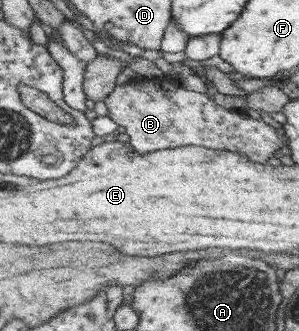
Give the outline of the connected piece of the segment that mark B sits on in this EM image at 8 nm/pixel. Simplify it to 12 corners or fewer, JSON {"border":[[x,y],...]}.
{"border":[[133,78],[104,100],[137,152],[205,146],[265,164],[265,120],[182,78]]}

